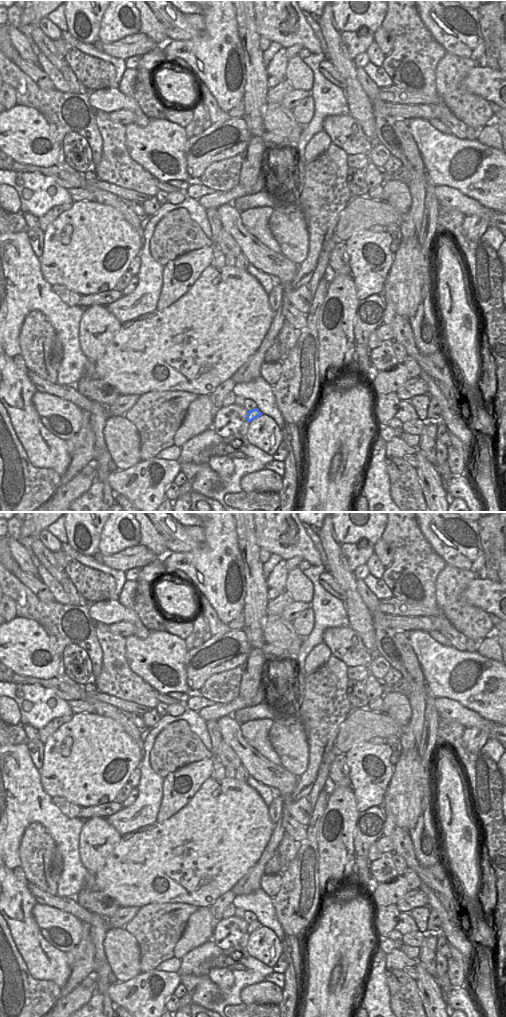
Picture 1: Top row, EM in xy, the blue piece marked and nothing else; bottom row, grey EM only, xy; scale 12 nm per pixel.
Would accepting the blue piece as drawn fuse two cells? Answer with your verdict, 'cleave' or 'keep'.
keep

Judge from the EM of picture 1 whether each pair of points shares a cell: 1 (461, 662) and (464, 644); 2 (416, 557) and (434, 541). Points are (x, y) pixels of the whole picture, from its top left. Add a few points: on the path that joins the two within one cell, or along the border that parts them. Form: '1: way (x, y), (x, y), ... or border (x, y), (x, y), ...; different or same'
1: border (452, 645), (459, 650), (477, 652); different
2: border (417, 524), (432, 549), (445, 562); different

